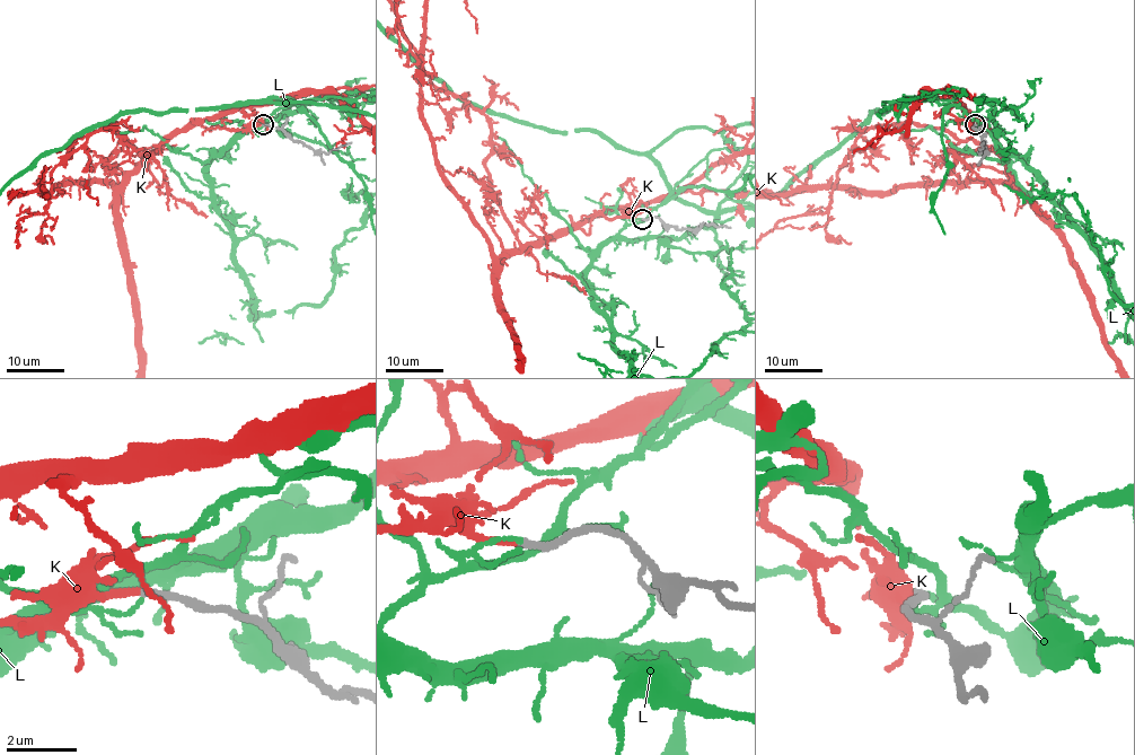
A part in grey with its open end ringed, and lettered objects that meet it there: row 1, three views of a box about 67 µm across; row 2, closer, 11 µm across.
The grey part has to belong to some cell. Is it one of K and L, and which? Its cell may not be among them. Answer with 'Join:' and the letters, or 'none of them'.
Join: K

